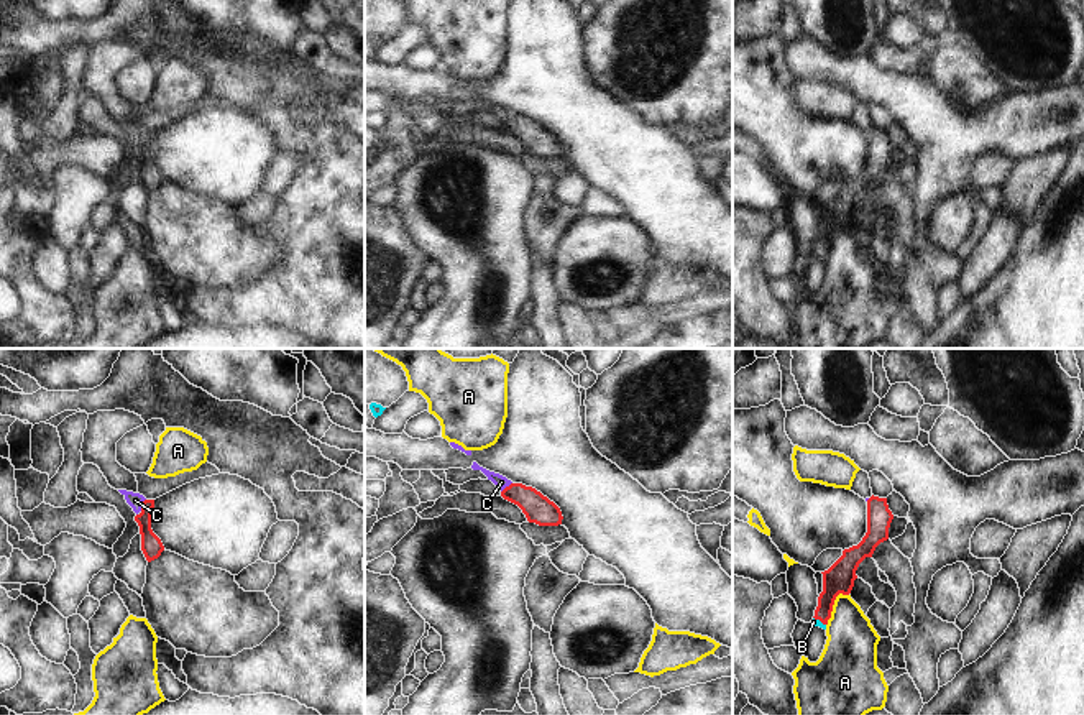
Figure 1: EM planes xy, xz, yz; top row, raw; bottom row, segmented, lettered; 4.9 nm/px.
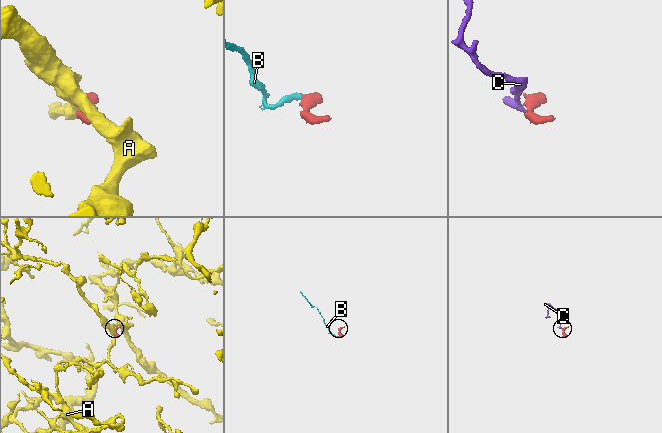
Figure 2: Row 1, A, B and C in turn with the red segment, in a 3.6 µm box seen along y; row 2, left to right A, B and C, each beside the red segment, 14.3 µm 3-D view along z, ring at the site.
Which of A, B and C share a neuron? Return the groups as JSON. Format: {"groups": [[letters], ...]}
{"groups": [["A"], ["B", "C"]]}

